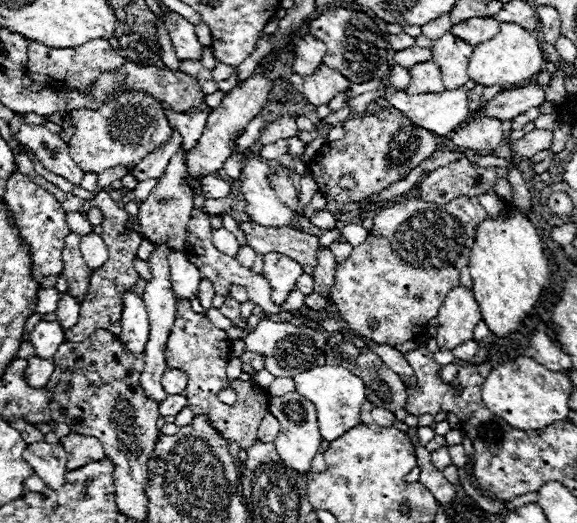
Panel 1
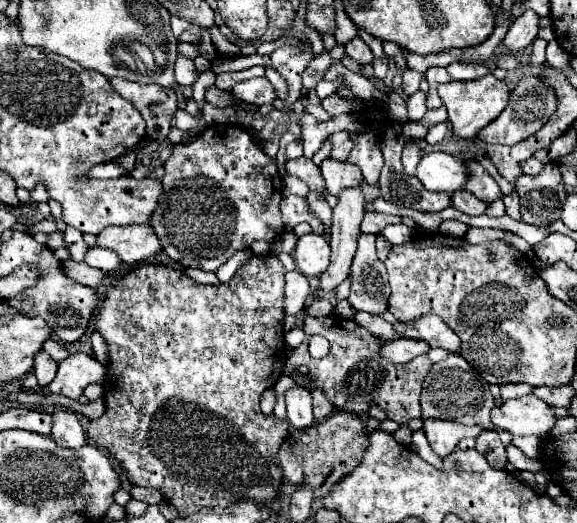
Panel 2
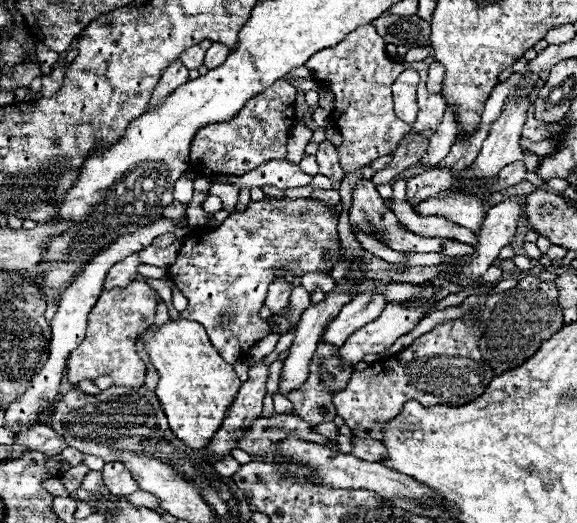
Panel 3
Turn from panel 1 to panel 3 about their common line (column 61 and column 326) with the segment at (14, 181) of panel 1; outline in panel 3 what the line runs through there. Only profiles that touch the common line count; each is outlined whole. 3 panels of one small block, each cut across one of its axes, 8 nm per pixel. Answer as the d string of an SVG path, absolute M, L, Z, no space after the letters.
M264 198L258 202L250 200L248 208L242 212L230 212L230 216L216 230L192 234L190 240L182 242L176 262L168 268L172 282L188 298L188 308L180 312L180 318L200 322L206 328L210 342L218 348L226 362L234 364L244 360L250 348L268 336L268 322L258 318L258 310L264 306L268 286L274 278L280 274L304 276L306 272L330 272L340 260L344 260L336 224L338 216L334 214L334 208L322 204L320 200Z

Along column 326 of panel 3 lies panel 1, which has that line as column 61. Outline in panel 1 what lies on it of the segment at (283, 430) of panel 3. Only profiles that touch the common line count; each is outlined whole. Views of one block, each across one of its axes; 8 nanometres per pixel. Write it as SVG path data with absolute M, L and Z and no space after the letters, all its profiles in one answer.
M70 432L68 436L60 438L60 444L62 444L62 448L66 448L66 454L68 454L68 464L66 464L68 470L82 468L82 466L86 466L94 460L102 460L106 456L102 444L96 438L82 436L76 432Z

